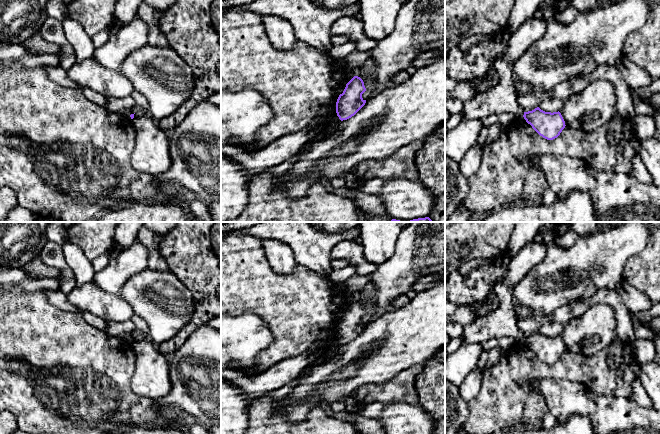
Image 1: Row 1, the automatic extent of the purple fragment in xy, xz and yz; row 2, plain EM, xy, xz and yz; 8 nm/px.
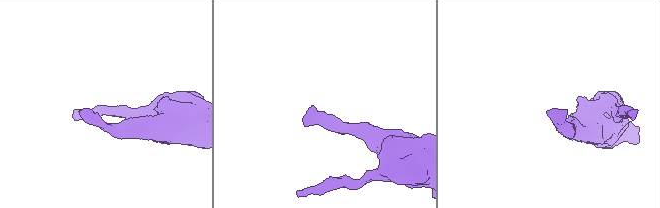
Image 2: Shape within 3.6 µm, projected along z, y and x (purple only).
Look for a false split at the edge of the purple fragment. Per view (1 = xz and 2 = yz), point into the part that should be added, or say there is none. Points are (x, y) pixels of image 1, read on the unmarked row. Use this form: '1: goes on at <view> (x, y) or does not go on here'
1: does not go on here
2: does not go on here

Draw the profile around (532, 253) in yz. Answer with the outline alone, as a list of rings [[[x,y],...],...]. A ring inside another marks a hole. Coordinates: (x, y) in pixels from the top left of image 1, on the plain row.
[[[534,240],[527,241],[515,256],[508,257],[508,267],[504,275],[504,283],[514,288],[528,272],[541,263],[547,254],[548,245]]]

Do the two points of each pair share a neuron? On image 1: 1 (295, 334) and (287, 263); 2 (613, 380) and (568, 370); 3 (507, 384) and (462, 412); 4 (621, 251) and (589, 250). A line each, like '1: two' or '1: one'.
1: two
2: one
3: two
4: one

